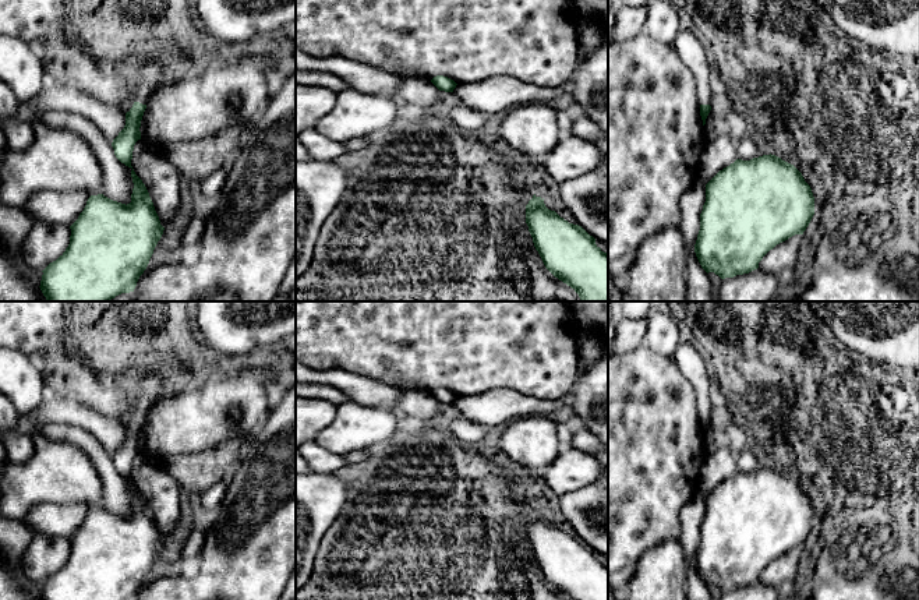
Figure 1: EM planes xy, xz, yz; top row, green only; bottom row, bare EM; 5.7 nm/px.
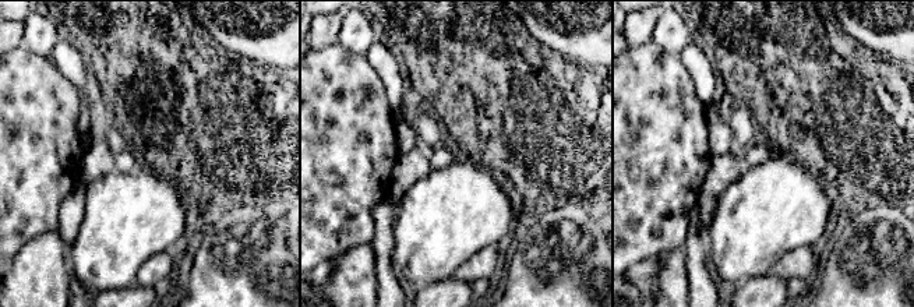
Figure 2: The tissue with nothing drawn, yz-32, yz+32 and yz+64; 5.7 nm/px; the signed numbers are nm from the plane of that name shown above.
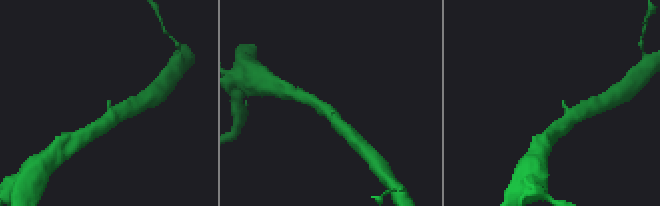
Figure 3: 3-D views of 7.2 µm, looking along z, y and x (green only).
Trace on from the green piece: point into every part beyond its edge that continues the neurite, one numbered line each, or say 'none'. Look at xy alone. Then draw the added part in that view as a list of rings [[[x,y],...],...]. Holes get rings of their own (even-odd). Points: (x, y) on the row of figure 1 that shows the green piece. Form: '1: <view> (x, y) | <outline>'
1: xy (151, 70) | [[[148,57],[139,66],[139,84],[135,88],[135,102],[148,105],[163,74],[163,64],[156,57]]]

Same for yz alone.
1: yz (689, 46) | [[[681,31],[676,35],[672,46],[696,80],[699,103],[710,105],[710,68],[706,56],[704,40],[694,31]]]

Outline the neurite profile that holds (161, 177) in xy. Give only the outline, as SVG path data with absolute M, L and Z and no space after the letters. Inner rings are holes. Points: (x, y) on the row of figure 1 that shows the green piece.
M142 138L134 145L131 166L145 184L160 225L166 227L177 213L181 201L181 179L176 166L160 153L156 145Z

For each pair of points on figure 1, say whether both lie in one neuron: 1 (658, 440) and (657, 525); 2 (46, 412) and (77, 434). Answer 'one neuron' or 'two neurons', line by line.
1: one neuron
2: two neurons

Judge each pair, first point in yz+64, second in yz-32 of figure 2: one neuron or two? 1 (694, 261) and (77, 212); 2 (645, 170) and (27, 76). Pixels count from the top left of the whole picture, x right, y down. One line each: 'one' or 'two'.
1: one
2: one

